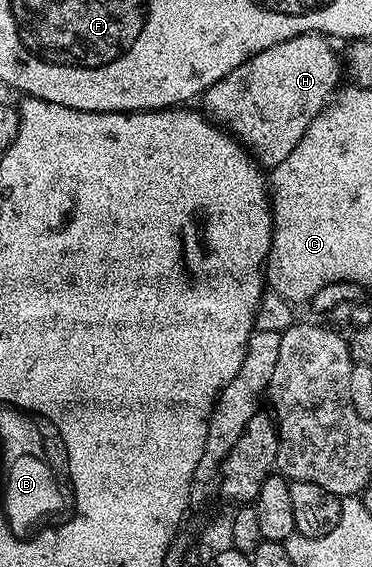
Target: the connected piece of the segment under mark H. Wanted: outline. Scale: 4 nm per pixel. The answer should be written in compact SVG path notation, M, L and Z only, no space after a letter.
M302 34L245 59L201 95L206 117L236 135L260 167L281 164L340 85L341 58L330 44L322 34Z

